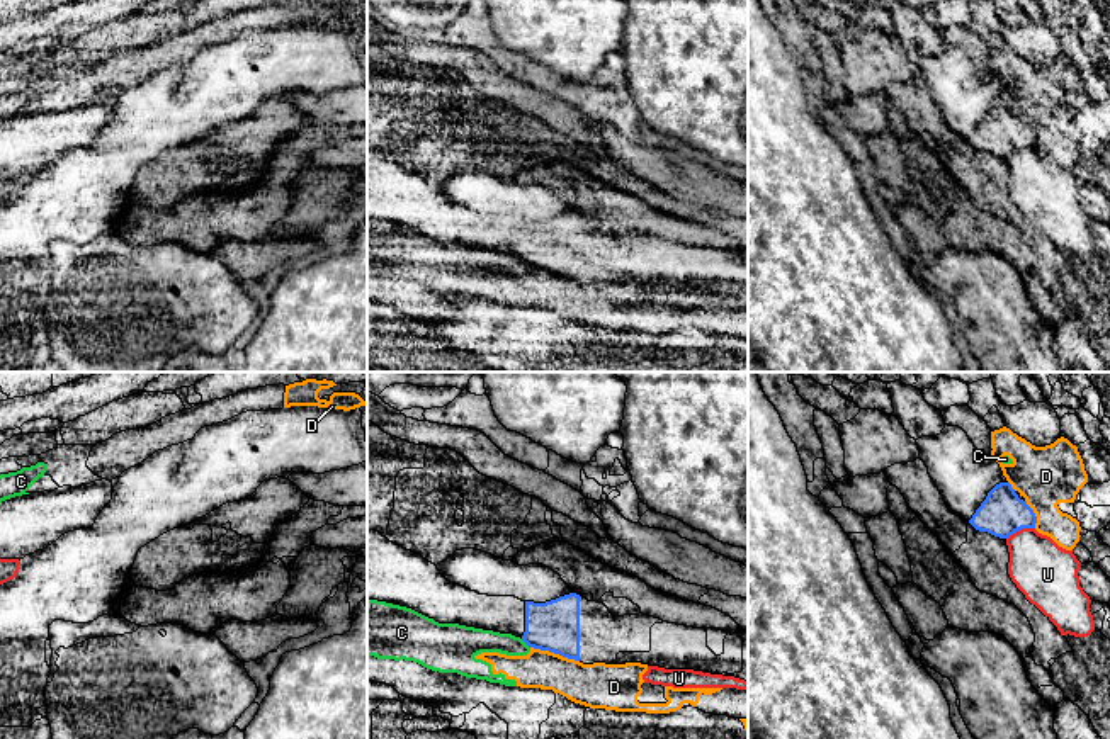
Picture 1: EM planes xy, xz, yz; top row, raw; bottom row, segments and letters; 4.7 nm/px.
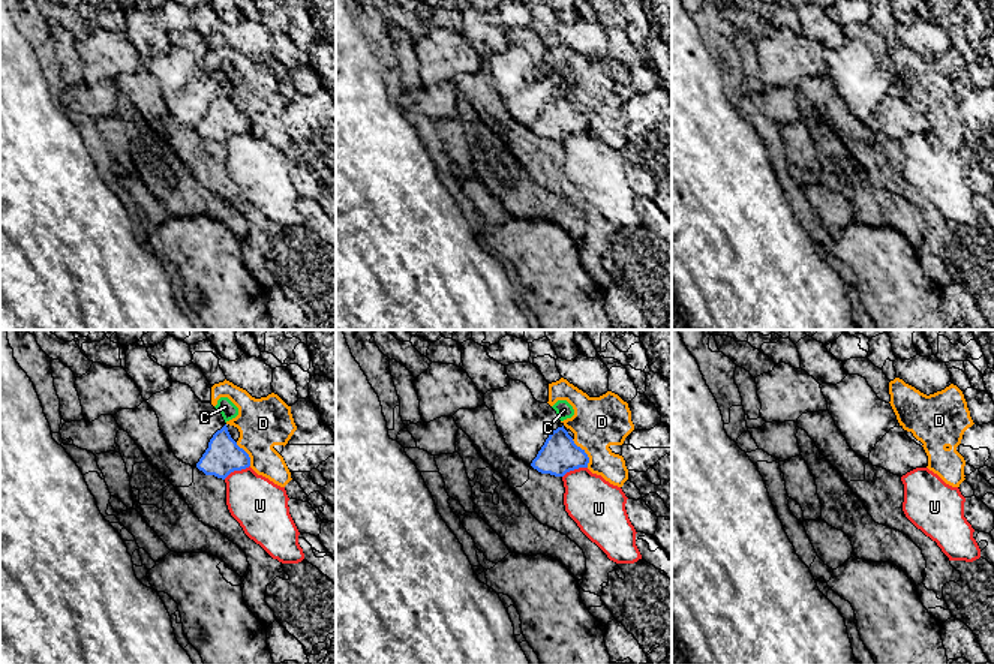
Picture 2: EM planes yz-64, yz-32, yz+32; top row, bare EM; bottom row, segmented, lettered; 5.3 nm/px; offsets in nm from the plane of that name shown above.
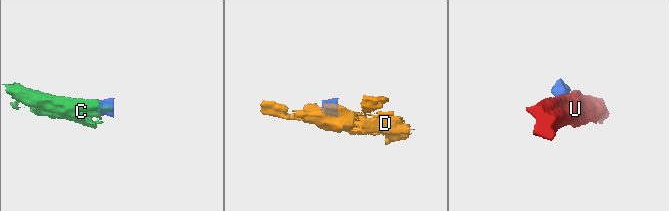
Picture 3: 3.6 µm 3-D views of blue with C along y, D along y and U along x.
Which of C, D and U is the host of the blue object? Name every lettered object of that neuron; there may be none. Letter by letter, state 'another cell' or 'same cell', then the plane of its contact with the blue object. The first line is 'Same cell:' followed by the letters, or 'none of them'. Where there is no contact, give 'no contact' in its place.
Same cell: none of them
C: another cell; contact in xz
D: another cell; contact in xz
U: another cell; contact in yz

